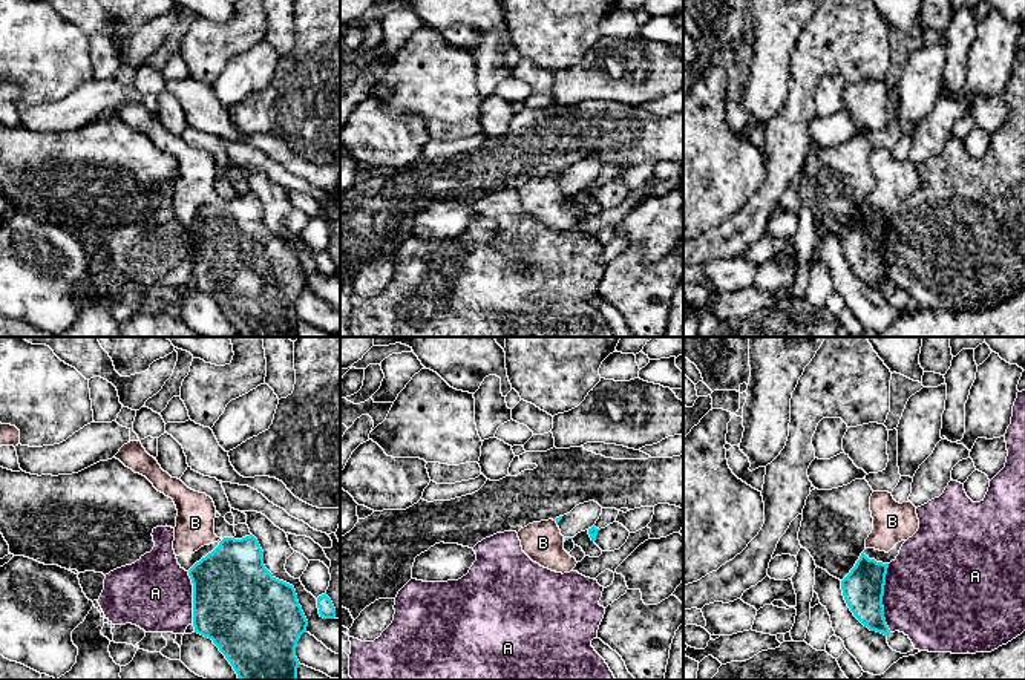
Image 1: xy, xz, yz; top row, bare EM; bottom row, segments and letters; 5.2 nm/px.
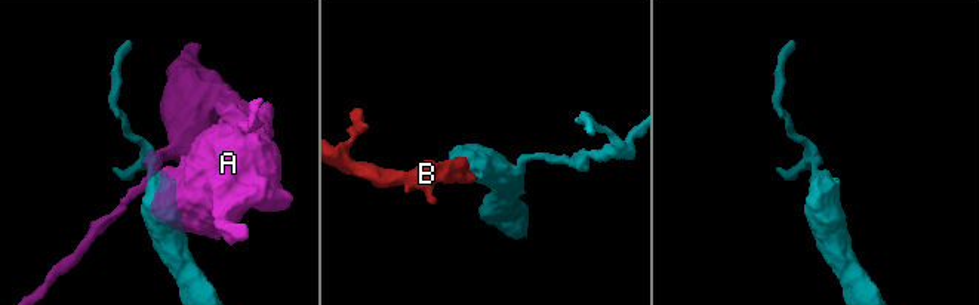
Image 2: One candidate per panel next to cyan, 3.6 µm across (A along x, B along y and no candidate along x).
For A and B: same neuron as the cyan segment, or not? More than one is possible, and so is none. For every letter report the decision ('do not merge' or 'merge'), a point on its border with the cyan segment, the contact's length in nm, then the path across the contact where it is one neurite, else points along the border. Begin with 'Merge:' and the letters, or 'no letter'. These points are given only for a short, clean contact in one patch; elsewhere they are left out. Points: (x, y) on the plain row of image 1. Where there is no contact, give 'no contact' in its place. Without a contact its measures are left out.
Merge: B
A: do not merge; contact yz (881, 254); length 360 nm
B: merge; contact xz (556, 179); length 30 nm; way xz (559, 175), (556, 179), (546, 190), (543, 199)

